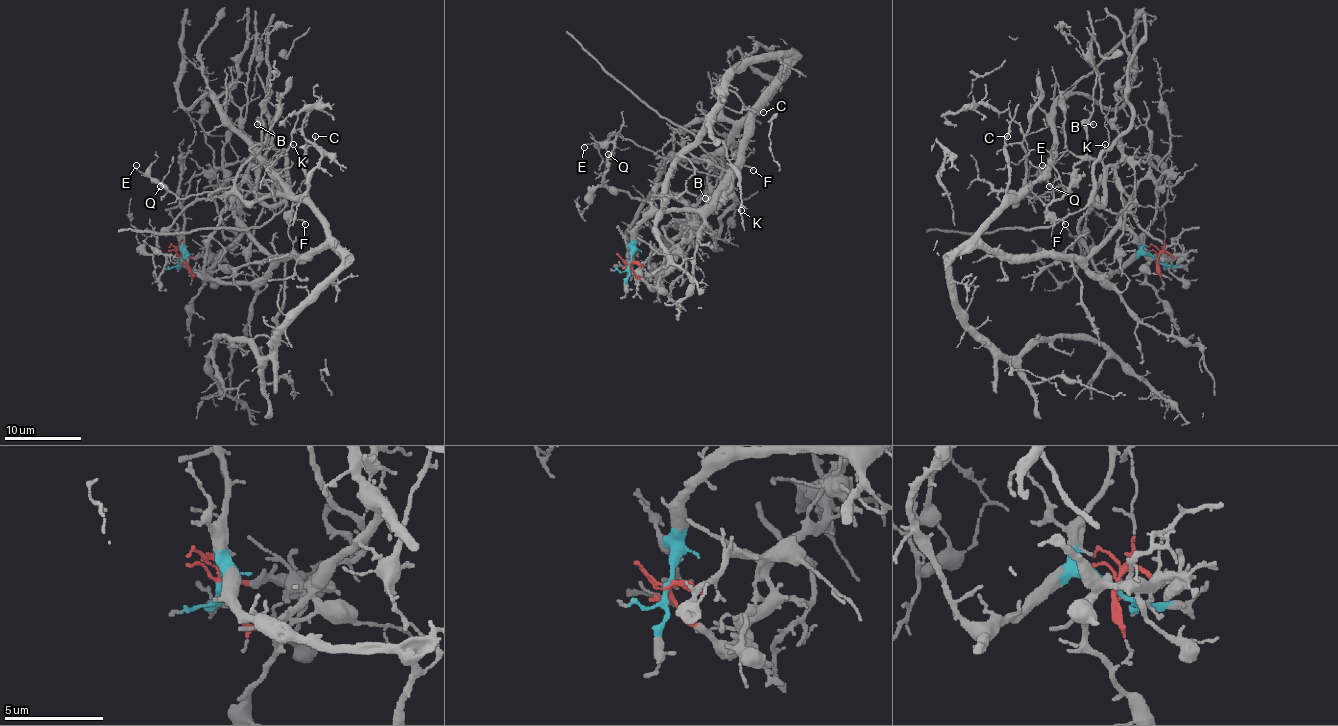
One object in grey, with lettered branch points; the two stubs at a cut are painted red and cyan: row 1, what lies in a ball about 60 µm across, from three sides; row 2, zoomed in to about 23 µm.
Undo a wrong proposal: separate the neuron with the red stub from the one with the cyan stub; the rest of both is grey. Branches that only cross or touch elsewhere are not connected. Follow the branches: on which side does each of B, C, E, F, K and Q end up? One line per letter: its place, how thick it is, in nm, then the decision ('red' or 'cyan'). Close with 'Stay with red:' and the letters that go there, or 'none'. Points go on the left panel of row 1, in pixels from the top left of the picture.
B: at (257, 124); 220 nm thick; red
C: at (315, 136); 120 nm thick; cyan
E: at (136, 165); 100 nm thick; red
F: at (305, 224); 170 nm thick; red
K: at (293, 144); 140 nm thick; red
Q: at (160, 186); 120 nm thick; red
Stay with red: B, E, F, K, Q

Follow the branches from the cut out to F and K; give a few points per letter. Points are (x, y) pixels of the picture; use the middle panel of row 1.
F: (630, 262), (636, 274), (655, 274), (686, 251), (713, 187), (740, 164), (740, 153), (753, 170)
K: (630, 262), (636, 274), (655, 274), (688, 249), (705, 210), (734, 199), (734, 207), (742, 210)

